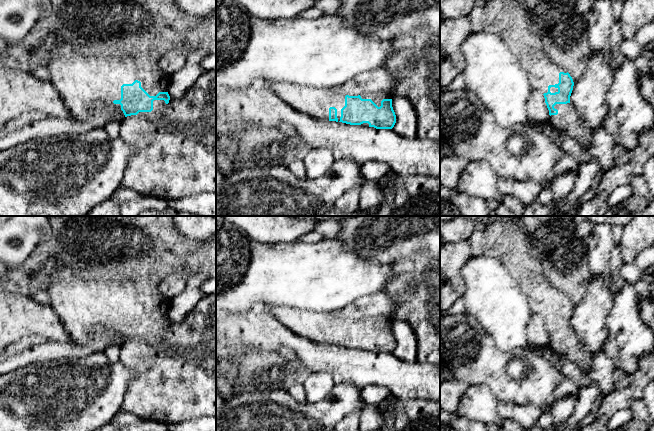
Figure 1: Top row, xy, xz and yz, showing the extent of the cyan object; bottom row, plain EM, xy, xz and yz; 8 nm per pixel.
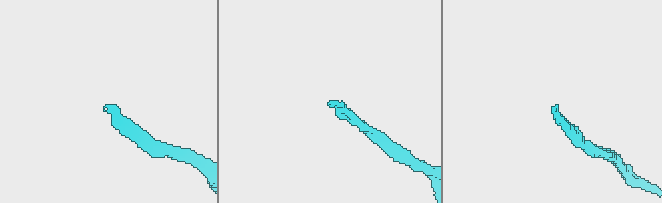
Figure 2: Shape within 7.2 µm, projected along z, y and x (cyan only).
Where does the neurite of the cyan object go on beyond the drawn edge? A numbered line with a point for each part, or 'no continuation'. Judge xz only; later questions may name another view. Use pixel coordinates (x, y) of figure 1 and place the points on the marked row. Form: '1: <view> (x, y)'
1: xz (314, 102)

